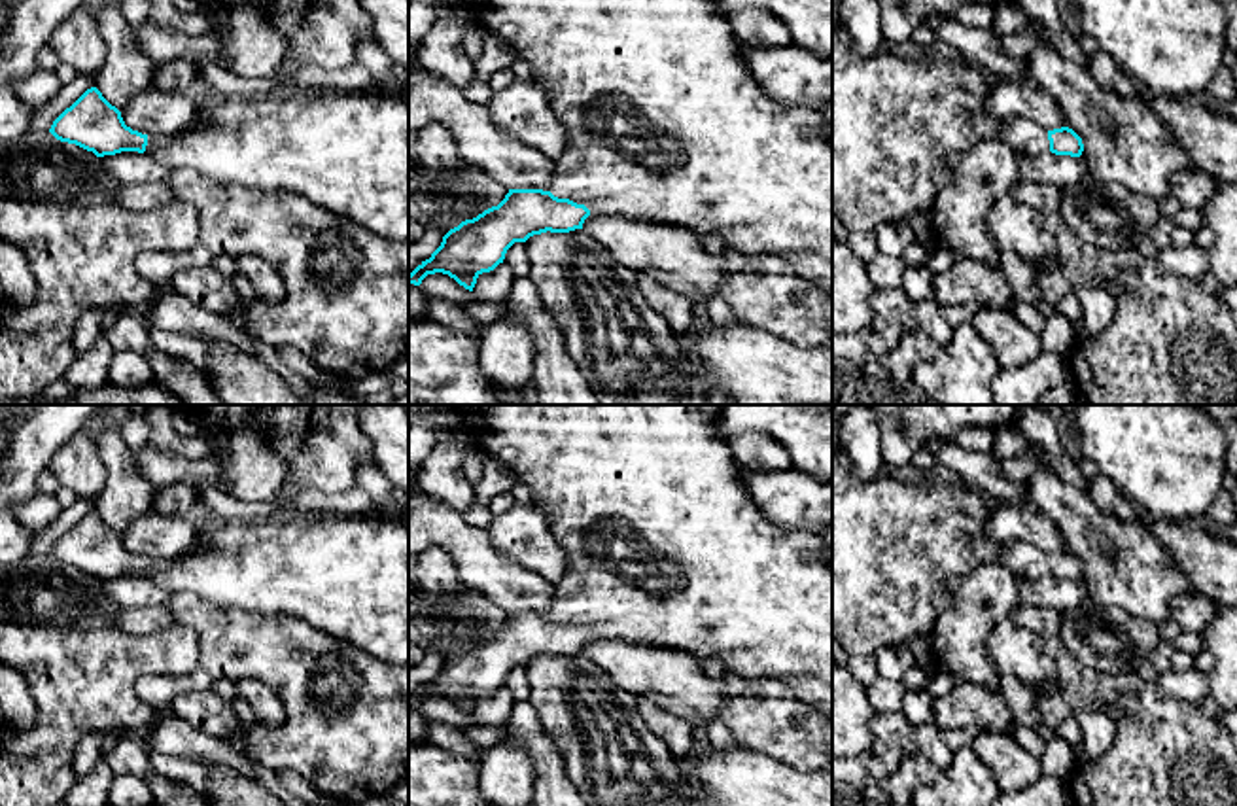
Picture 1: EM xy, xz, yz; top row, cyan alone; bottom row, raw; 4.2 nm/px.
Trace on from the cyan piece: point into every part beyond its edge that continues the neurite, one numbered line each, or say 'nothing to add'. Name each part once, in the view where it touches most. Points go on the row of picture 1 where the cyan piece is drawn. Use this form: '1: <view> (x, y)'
1: xz (664, 122)

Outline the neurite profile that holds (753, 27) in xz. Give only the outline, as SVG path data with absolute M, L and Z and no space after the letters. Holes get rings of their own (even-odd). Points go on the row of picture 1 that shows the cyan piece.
M766 9L730 11L726 21L743 45L783 47L793 44L787 25Z

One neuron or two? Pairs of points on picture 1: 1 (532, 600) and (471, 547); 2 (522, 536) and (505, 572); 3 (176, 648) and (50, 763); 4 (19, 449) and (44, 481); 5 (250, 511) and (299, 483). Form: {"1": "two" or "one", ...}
{"1": "one", "2": "two", "3": "one", "4": "two", "5": "two"}

